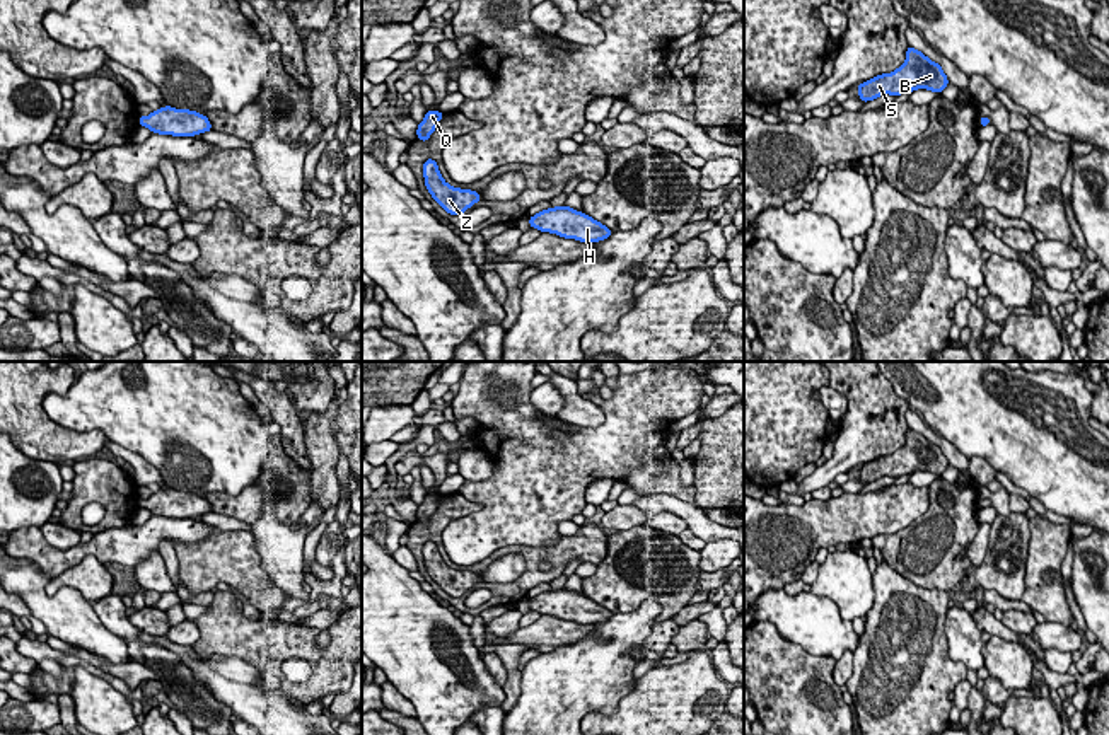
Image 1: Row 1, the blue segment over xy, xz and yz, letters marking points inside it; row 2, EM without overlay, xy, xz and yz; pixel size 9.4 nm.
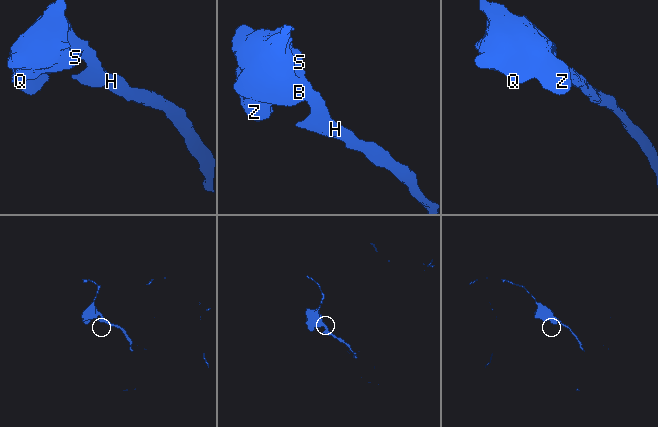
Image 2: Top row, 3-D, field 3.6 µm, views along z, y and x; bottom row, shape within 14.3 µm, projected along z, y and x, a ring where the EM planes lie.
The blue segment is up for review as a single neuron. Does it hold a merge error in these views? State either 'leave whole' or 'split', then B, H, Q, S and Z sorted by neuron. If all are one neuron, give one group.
leave whole; B H Q S Z

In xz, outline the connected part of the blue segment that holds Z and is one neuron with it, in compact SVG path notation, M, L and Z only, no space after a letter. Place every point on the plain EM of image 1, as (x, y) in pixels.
M433 541L425 542L423 559L432 580L450 597L462 597L467 590L481 582L479 575L476 573L447 566Z

